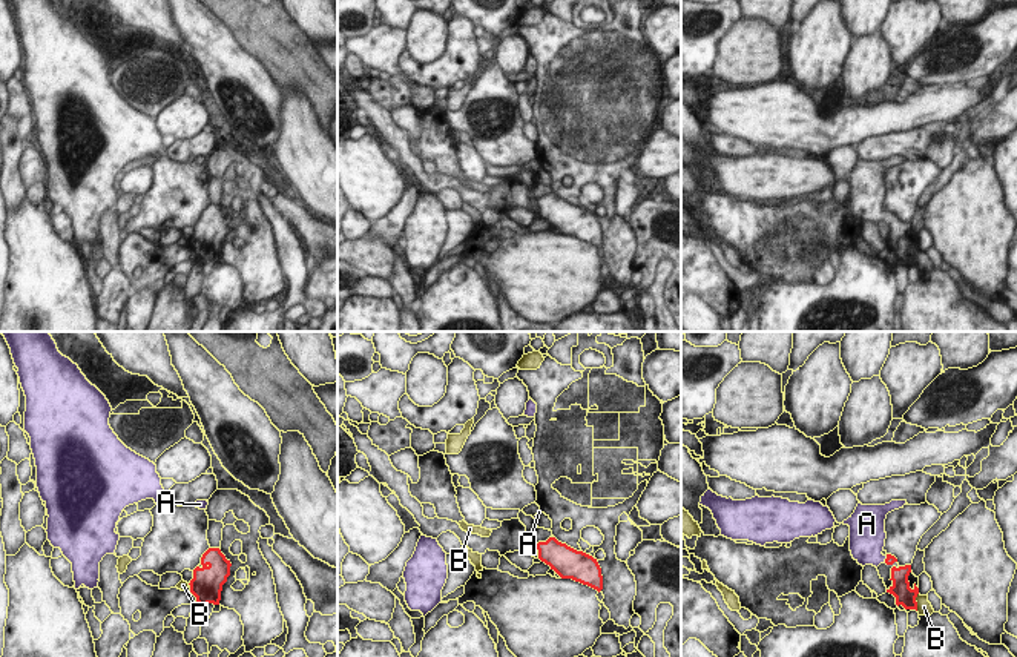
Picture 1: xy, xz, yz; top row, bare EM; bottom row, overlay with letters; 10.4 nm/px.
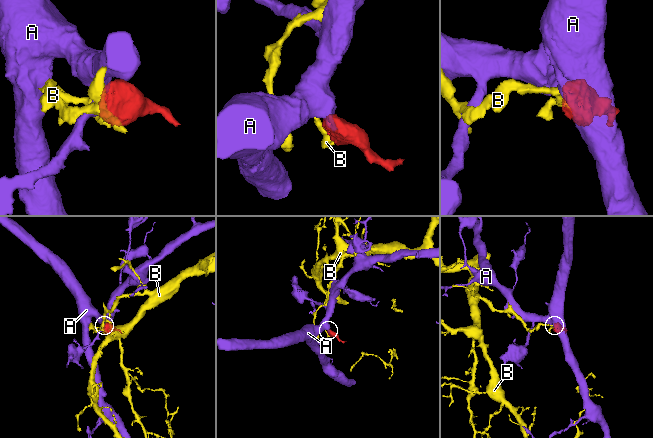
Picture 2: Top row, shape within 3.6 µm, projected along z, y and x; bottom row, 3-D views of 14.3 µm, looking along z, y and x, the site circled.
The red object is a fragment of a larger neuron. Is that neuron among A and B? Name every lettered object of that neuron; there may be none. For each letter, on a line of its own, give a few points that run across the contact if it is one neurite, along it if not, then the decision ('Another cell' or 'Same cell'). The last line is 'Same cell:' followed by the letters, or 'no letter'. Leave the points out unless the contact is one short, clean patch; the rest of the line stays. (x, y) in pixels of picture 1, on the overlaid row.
A: Line: yz (890, 559), (885, 559), (867, 544). Same cell
B: Line: yz (918, 593), (916, 610). Another cell
Same cell: A

